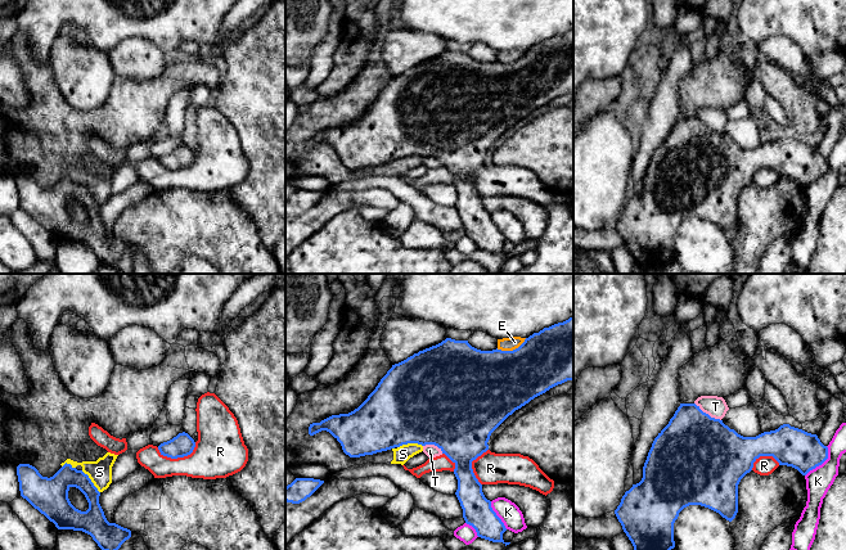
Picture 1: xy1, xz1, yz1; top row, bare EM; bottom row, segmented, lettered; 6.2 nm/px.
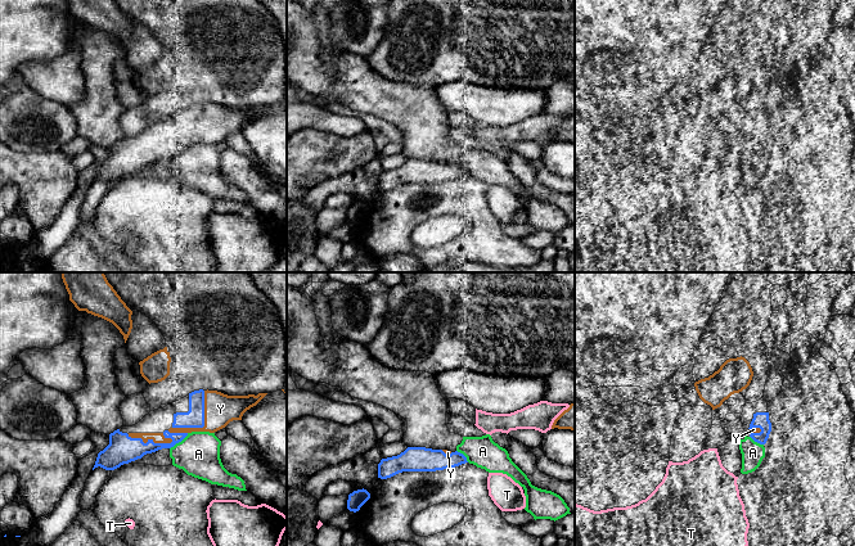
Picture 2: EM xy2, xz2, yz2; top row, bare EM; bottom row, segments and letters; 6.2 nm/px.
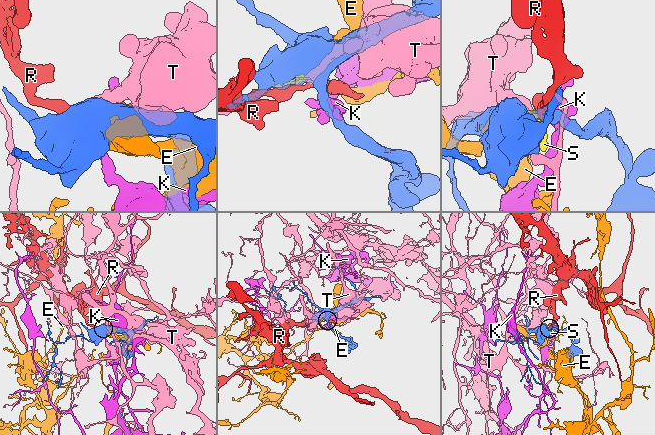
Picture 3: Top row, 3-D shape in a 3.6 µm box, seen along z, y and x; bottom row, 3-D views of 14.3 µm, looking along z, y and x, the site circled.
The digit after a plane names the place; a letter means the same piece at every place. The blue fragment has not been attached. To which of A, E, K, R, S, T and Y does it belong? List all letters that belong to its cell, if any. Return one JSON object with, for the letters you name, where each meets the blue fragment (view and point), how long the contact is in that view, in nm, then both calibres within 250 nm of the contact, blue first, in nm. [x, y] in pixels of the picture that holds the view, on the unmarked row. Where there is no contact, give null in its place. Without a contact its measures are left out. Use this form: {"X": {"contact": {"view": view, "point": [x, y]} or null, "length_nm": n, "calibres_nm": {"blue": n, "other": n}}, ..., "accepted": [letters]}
{"Y": {"contact": {"view": "xy2", "point": [203, 136]}, "length_nm": 320, "calibres_nm": {"blue": 120, "other": 200}}, "accepted": ["Y"]}

